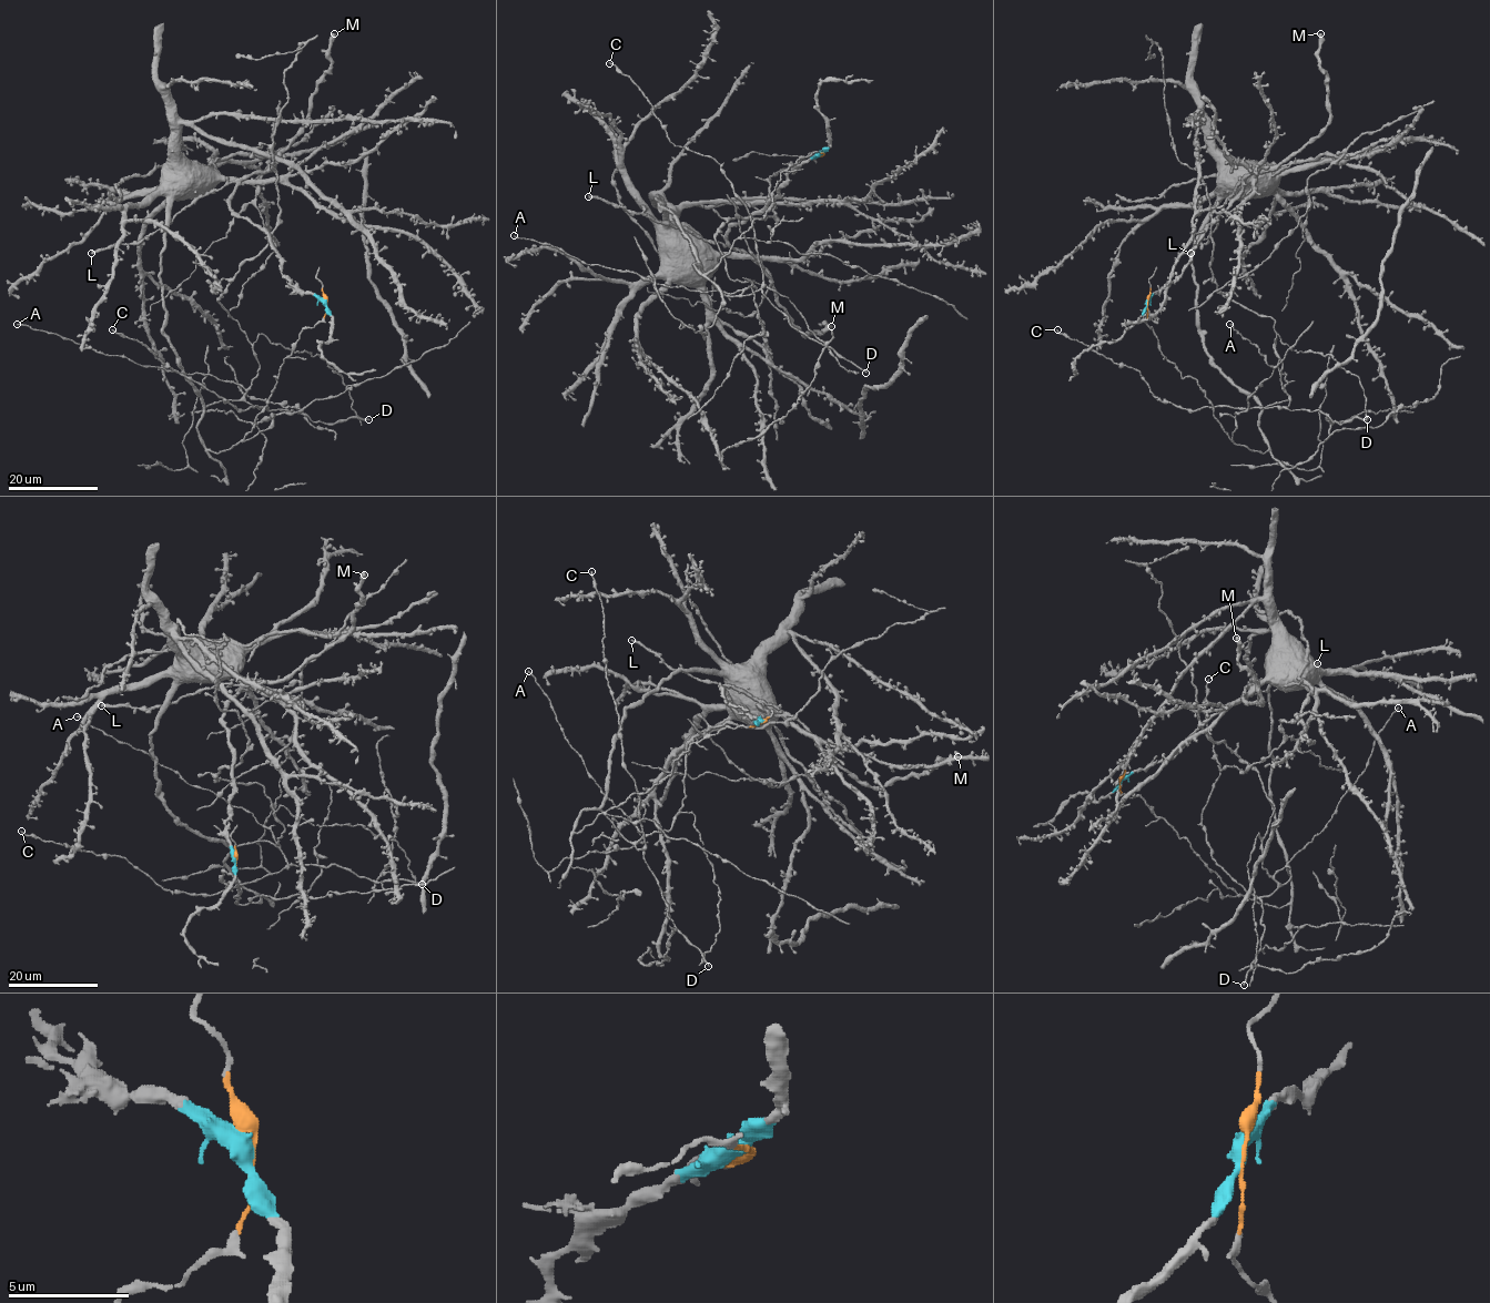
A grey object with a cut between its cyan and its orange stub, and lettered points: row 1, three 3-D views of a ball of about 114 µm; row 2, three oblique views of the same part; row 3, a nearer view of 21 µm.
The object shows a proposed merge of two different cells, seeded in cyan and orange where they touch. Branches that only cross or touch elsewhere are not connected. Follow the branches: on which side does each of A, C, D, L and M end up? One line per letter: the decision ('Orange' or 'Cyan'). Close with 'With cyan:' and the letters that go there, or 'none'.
A: Orange
C: Orange
D: Orange
L: Cyan
M: Cyan
With cyan: L, M

